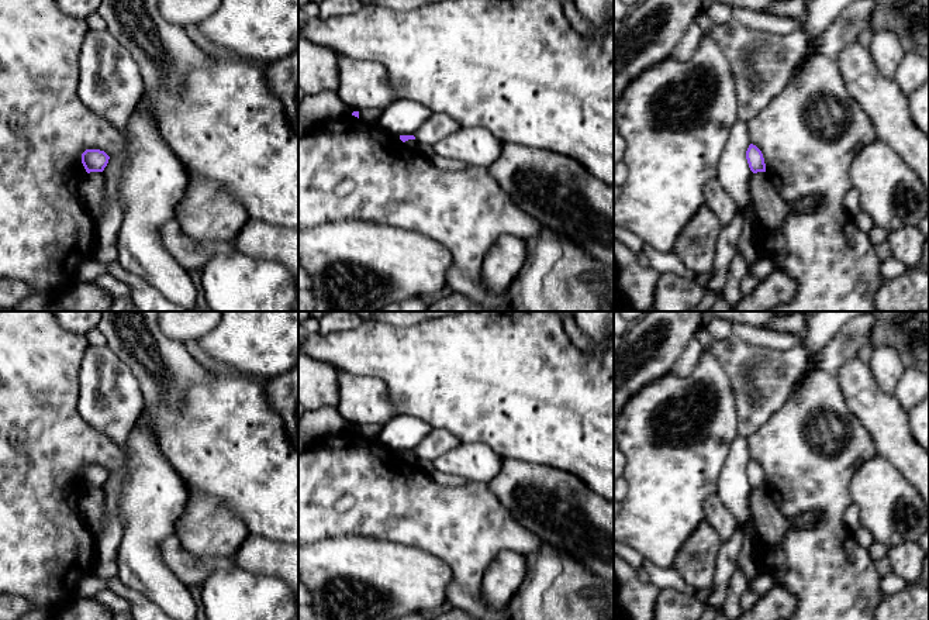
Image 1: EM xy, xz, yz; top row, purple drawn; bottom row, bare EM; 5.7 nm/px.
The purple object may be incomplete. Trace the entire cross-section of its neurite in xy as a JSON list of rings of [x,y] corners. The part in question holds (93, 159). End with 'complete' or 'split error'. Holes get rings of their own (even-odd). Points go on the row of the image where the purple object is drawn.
[[[86,149],[82,154],[82,163],[87,173],[103,172],[108,163],[110,156],[100,149]]]; complete

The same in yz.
[[[753,144],[749,145],[746,151],[746,159],[753,173],[766,172],[766,163],[764,163],[763,154],[756,145]]]; complete

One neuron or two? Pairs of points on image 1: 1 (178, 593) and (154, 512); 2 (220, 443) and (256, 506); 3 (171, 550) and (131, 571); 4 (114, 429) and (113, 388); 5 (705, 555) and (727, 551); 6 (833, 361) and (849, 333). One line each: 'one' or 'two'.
1: one
2: one
3: two
4: one
5: two
6: one

